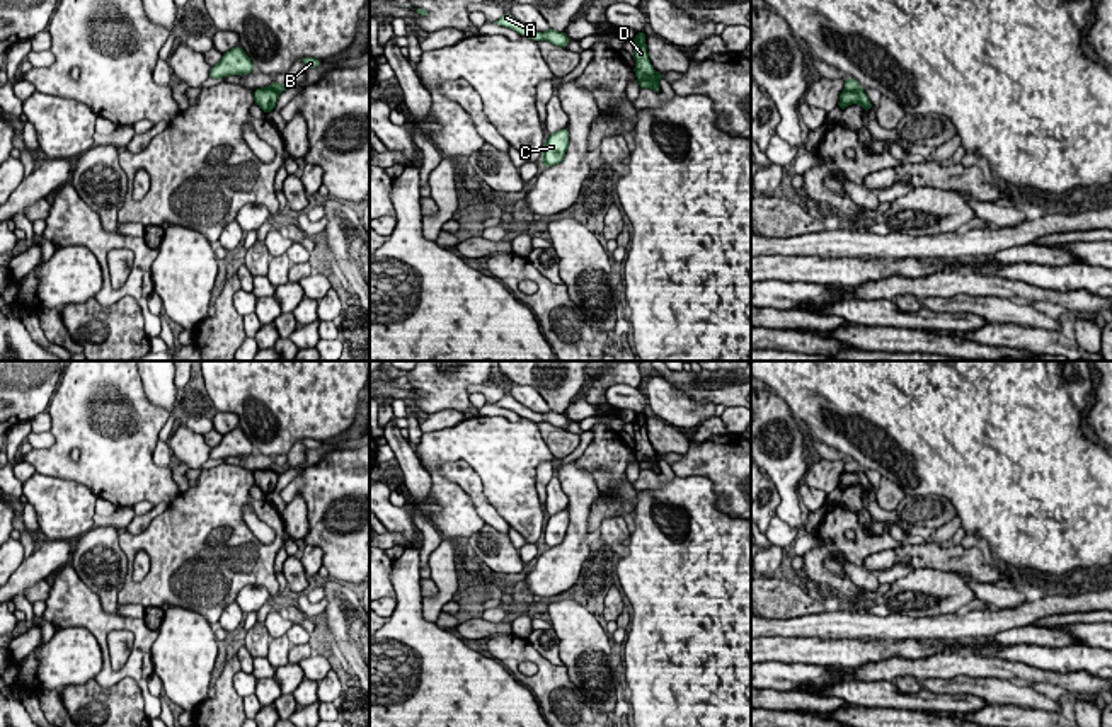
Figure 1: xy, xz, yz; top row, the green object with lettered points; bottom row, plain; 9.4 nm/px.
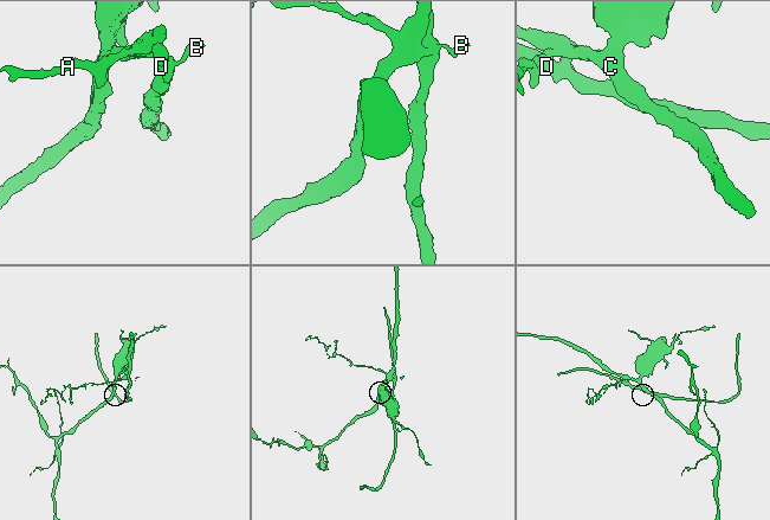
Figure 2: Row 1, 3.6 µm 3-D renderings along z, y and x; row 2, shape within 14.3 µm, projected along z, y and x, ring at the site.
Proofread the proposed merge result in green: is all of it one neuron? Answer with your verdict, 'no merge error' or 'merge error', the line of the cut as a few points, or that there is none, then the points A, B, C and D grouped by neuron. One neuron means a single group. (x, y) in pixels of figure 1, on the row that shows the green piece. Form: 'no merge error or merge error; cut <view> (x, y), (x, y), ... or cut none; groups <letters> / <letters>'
merge error; cut yz (859, 87), (845, 91); groups A B C / D

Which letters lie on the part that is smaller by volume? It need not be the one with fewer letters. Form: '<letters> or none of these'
D

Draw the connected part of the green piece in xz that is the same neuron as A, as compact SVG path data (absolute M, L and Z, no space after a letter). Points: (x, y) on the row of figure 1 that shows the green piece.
M504 14L501 19L497 19L494 24L514 29L518 34L530 37L533 41L550 41L555 46L567 48L567 43L570 41L565 32L557 32L553 29L548 29L545 32L536 32L519 20L516 20L511 14Z

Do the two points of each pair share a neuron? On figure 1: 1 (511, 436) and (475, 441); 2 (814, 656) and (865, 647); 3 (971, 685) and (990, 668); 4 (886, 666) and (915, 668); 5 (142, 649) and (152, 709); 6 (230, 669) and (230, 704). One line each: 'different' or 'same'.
1: same
2: same
3: different
4: same
5: same
6: same

